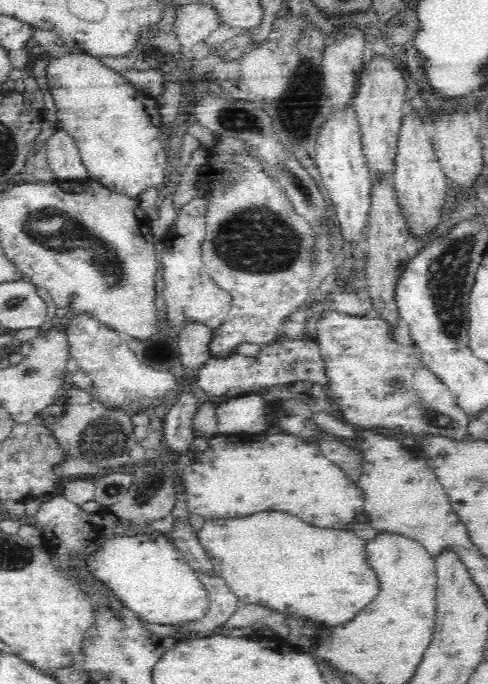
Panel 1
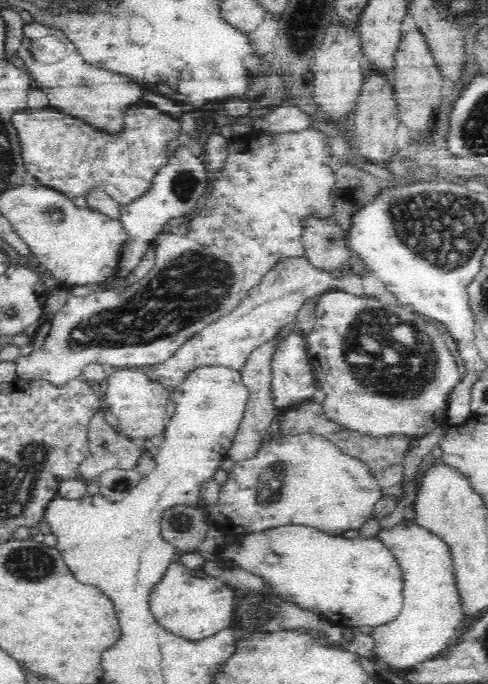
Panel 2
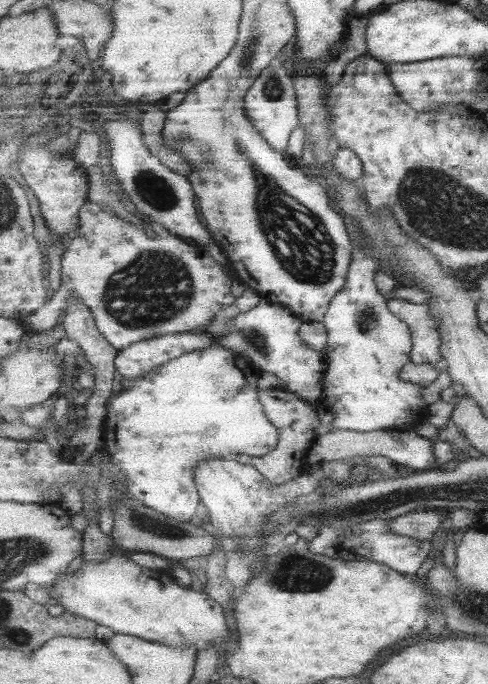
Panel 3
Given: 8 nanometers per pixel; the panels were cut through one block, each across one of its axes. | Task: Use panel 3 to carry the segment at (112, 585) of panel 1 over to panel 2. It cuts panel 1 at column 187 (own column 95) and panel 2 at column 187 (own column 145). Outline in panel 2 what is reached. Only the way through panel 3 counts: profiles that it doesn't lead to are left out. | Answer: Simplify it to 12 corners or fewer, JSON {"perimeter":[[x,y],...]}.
{"perimeter":[[178,560],[150,590],[158,625],[200,640],[233,626],[235,590]]}

